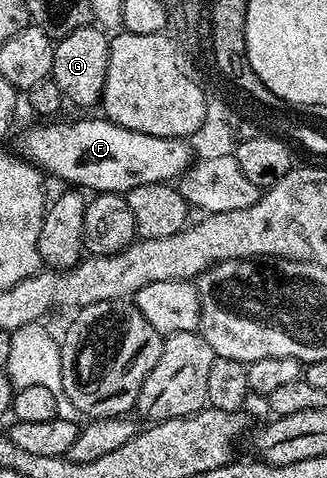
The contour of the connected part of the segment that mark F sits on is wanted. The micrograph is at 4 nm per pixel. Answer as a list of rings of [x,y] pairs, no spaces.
[[[107,118],[100,120],[72,120],[69,124],[40,122],[37,128],[28,128],[20,140],[19,155],[33,163],[49,177],[57,176],[65,180],[65,185],[87,190],[92,194],[101,192],[119,192],[127,194],[134,186],[162,184],[175,181],[183,176],[184,171],[194,163],[192,148],[183,136],[178,138],[158,138],[154,134],[142,134],[138,130],[126,130],[120,124]]]

